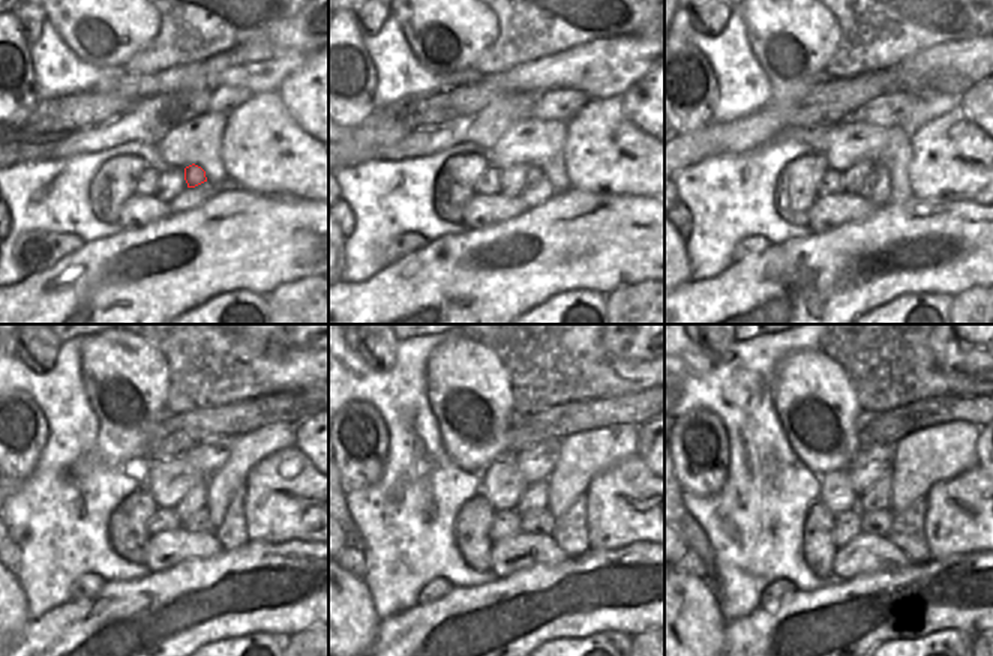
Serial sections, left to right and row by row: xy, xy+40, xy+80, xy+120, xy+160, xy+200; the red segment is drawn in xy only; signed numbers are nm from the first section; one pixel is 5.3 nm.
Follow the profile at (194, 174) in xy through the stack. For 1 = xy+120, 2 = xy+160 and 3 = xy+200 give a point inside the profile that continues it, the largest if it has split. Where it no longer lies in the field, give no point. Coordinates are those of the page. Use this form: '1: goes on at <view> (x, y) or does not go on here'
1: goes on at xy+120 (198, 523)
2: goes on at xy+160 (542, 523)
3: goes on at xy+200 (879, 523)

